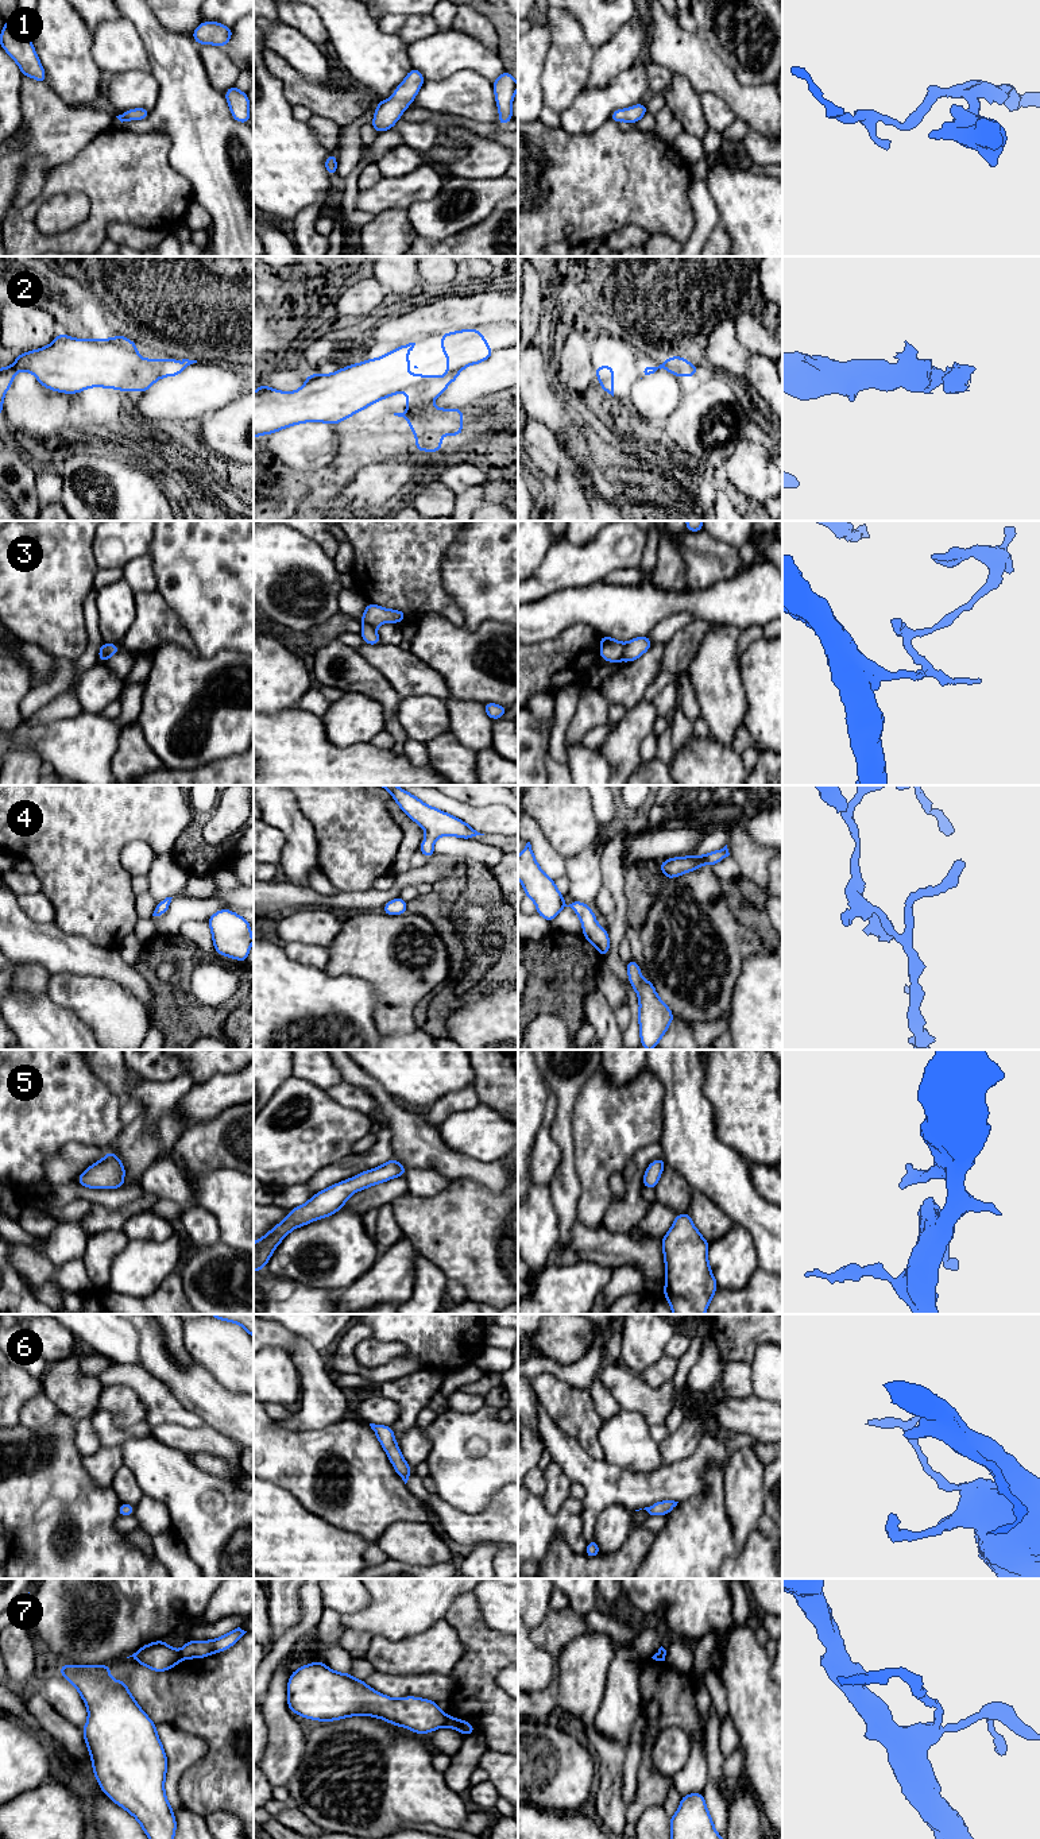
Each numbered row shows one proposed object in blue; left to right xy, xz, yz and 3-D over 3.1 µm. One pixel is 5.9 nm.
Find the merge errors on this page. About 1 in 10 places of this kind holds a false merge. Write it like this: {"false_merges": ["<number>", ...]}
{"false_merges": ["3", "7"]}

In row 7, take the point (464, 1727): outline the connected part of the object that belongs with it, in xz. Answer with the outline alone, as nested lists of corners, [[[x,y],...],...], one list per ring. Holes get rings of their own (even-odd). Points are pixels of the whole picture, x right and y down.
[[[452,1716],[446,1718],[445,1726],[452,1728],[452,1730],[457,1730],[457,1731],[460,1731],[464,1735],[471,1735],[471,1734],[476,1732],[476,1730],[475,1730],[475,1727],[472,1724],[469,1724],[465,1720],[460,1720],[460,1719],[452,1718]]]

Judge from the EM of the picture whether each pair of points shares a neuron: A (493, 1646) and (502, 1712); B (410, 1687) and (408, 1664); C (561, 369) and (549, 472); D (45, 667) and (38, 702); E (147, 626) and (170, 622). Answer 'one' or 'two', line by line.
A: one
B: two
C: two
D: two
E: one

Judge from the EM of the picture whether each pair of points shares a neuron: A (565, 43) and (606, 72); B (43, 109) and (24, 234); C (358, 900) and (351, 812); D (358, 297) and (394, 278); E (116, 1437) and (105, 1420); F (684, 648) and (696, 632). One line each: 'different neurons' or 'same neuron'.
A: different neurons
B: different neurons
C: different neurons
D: same neuron
E: same neuron
F: same neuron

